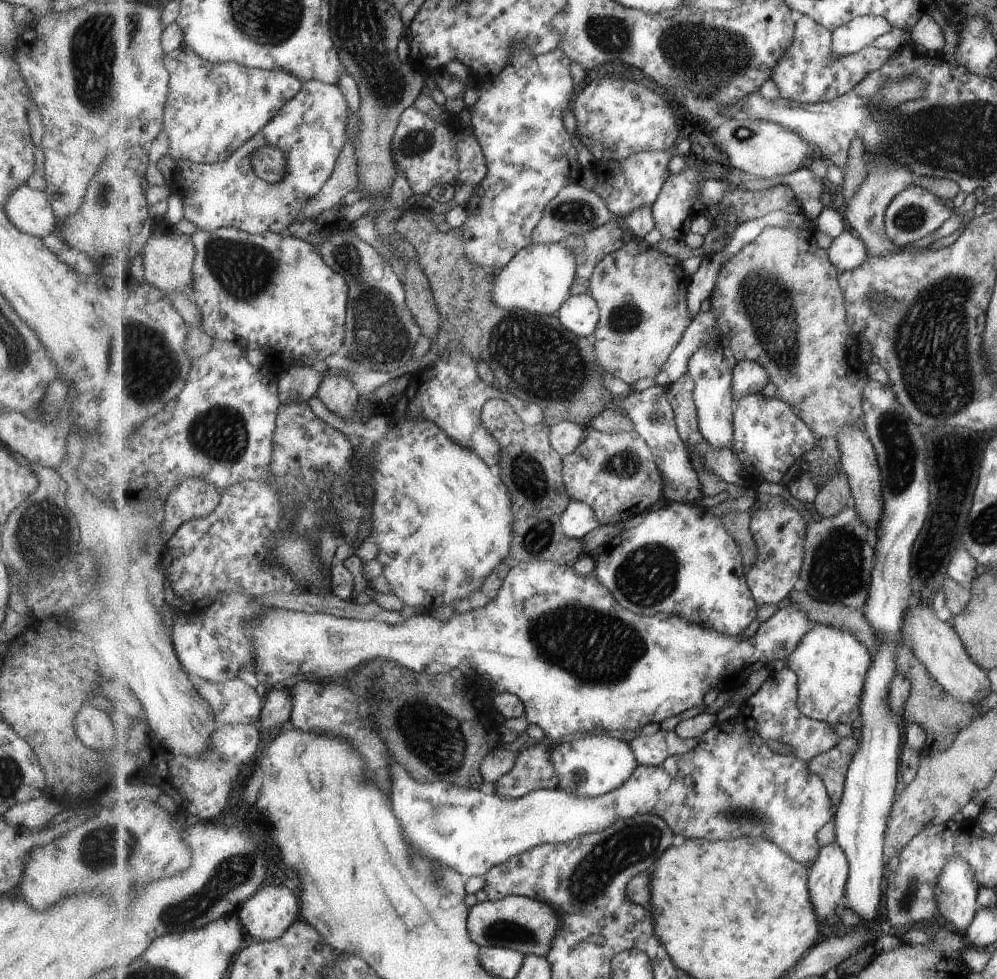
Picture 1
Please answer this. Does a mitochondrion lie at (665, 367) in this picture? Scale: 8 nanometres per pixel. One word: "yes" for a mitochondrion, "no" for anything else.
no

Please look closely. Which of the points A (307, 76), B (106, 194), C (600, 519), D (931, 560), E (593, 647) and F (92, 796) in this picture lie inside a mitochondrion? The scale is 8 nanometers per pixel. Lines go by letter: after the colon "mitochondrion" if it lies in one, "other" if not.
A: other
B: mitochondrion
C: other
D: other
E: mitochondrion
F: other

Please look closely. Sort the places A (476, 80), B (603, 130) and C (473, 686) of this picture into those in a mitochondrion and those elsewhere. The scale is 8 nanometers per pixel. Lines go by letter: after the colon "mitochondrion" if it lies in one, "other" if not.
A: other
B: other
C: other

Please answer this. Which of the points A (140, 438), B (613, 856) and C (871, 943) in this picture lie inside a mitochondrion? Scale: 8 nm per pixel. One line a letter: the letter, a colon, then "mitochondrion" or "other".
A: other
B: mitochondrion
C: other

